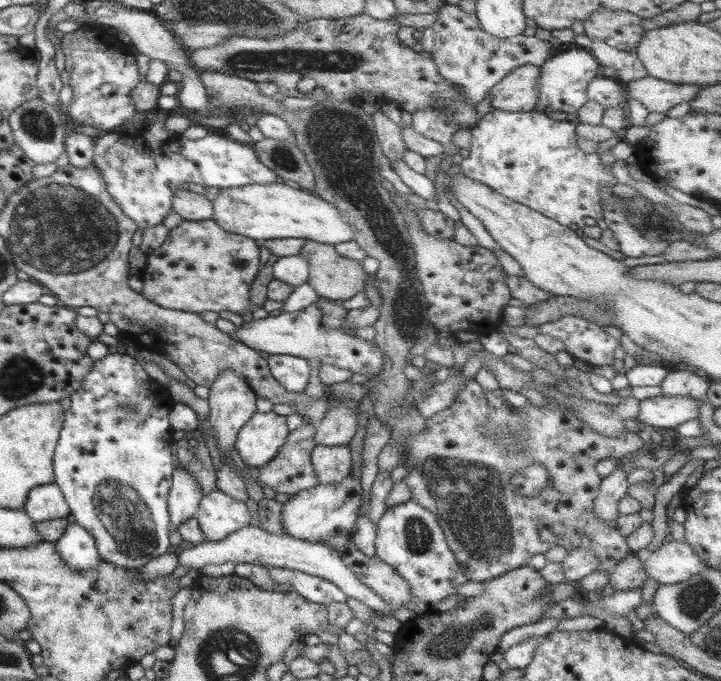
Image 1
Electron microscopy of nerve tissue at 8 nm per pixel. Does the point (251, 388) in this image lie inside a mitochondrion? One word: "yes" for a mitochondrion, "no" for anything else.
no

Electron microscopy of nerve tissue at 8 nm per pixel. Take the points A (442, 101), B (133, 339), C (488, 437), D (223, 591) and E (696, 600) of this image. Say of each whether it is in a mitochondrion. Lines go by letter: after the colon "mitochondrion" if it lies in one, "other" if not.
A: mitochondrion
B: other
C: mitochondrion
D: other
E: mitochondrion

